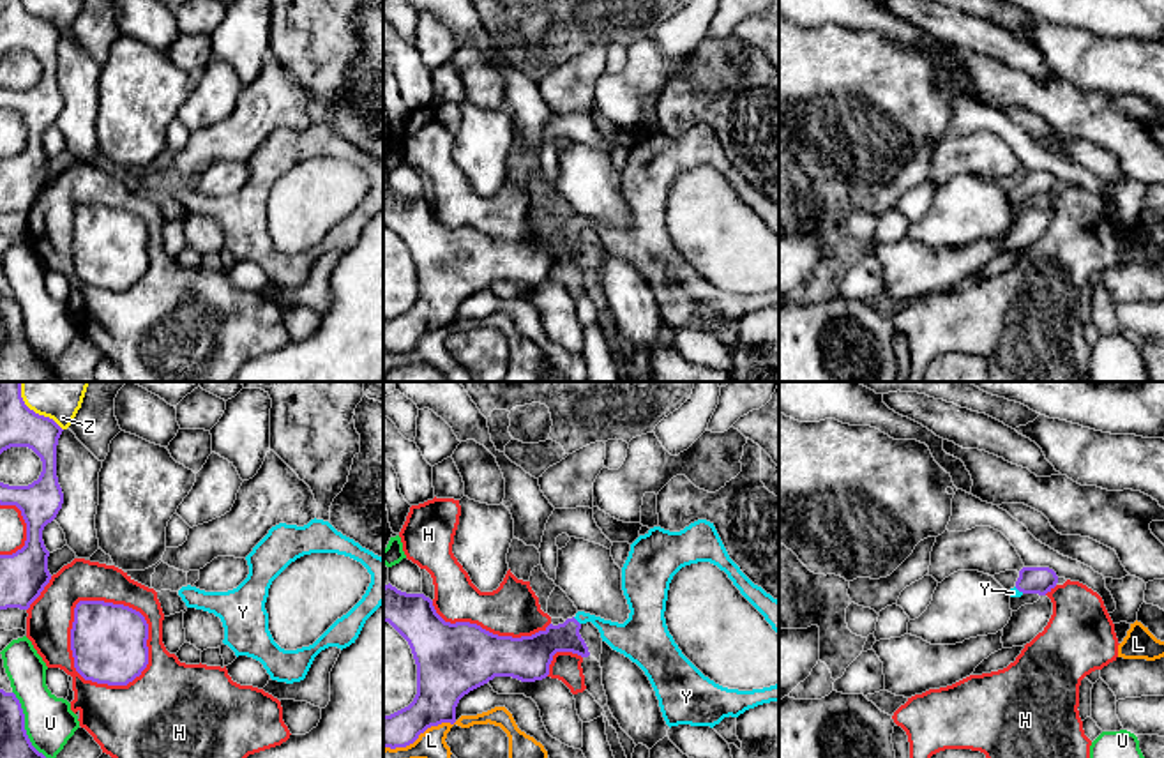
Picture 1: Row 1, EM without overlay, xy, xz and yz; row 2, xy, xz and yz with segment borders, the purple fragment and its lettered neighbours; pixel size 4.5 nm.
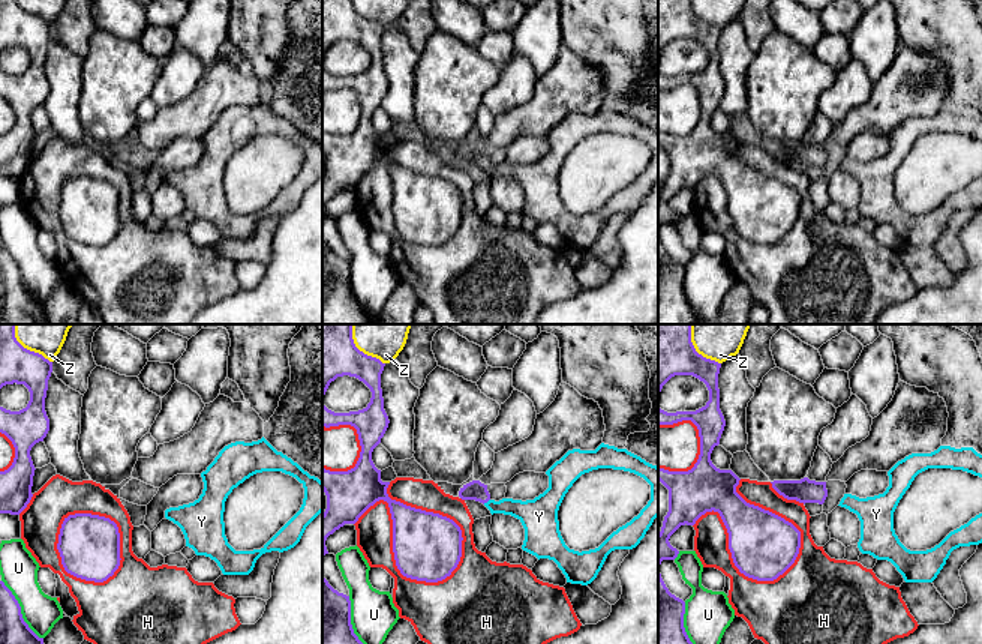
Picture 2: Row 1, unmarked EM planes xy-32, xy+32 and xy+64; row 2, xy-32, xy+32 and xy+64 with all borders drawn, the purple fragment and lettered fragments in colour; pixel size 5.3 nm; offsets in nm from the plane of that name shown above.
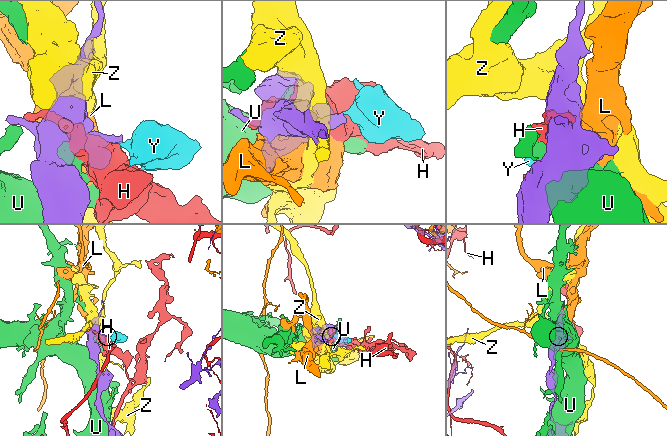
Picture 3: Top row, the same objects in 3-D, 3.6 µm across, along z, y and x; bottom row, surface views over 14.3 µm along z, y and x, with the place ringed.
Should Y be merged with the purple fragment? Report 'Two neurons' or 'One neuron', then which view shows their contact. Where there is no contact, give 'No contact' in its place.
One neuron. Touches purple in xz

